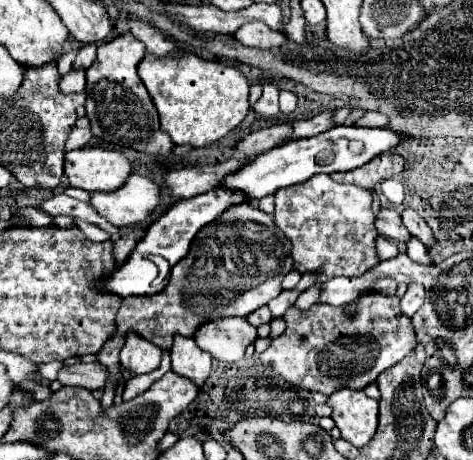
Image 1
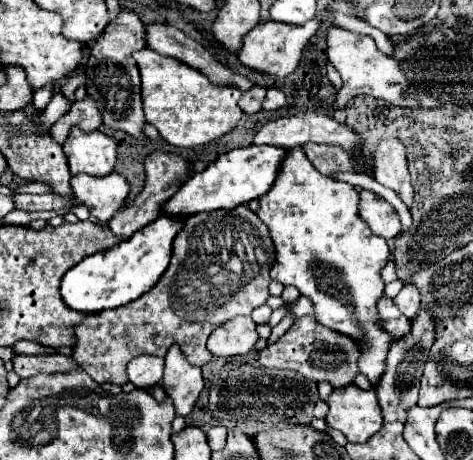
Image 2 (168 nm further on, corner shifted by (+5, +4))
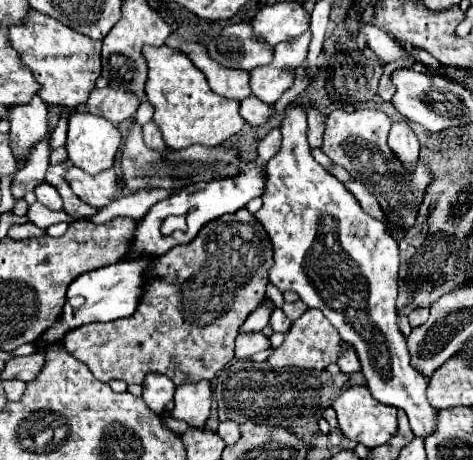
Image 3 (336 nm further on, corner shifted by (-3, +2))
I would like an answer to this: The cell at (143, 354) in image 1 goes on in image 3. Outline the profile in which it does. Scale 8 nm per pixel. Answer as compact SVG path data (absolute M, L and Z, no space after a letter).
M148 374L142 386L144 386L142 398L148 404L148 408L152 408L156 414L162 414L166 404L174 398L176 386L172 384L172 380L162 374Z

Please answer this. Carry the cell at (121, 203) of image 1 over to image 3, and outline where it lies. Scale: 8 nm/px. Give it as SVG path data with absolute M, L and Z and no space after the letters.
M70 166L66 170L66 180L80 200L96 208L108 206L118 192L114 170L104 170L100 174L84 174L78 166Z

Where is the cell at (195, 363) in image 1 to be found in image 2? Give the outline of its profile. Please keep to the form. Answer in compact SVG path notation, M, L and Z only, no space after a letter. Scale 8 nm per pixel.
M172 344L172 348L166 354L162 386L174 400L176 412L180 416L186 416L192 410L196 398L204 388L202 368L194 368L194 364L188 364L178 344Z

